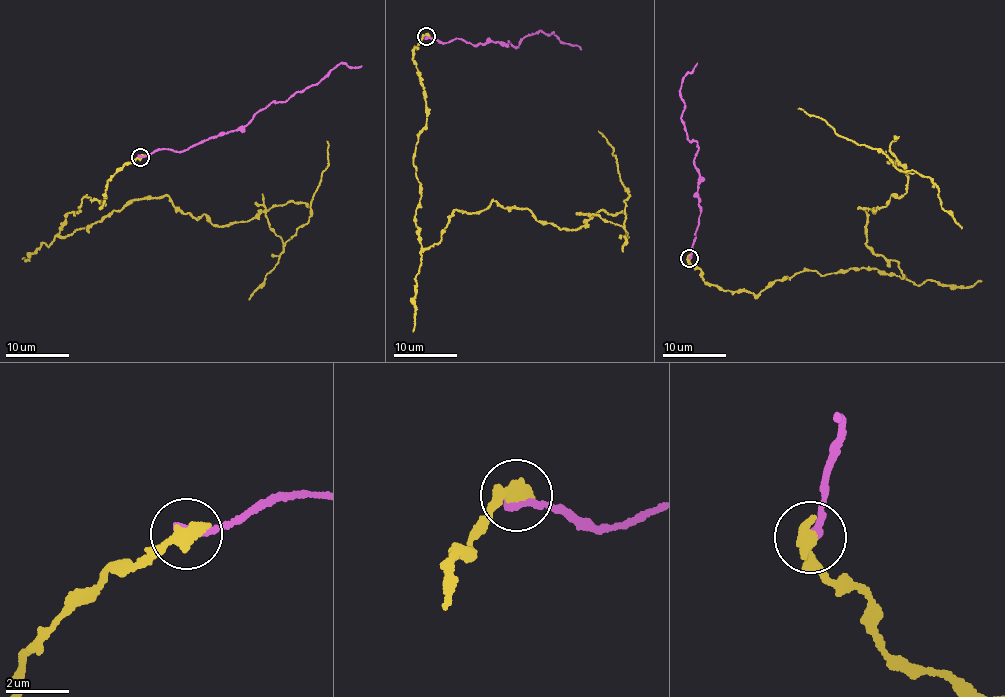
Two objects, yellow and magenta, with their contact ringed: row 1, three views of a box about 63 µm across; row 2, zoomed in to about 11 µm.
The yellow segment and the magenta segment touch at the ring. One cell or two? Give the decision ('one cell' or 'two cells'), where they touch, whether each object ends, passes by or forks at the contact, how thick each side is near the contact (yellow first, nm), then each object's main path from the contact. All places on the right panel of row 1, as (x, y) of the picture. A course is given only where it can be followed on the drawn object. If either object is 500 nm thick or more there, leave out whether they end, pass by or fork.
two cells; place (689, 258); yellow ends; magenta ends; calibres 480 and 320 nm; course yellow (689, 257), (757, 295), (807, 270), (902, 277), (859, 208), (907, 191), (897, 162), (919, 173), (797, 108); course magenta (689, 257), (700, 212), (701, 180), (694, 159), (698, 146), (681, 117), (685, 107), (680, 93), (697, 62)

